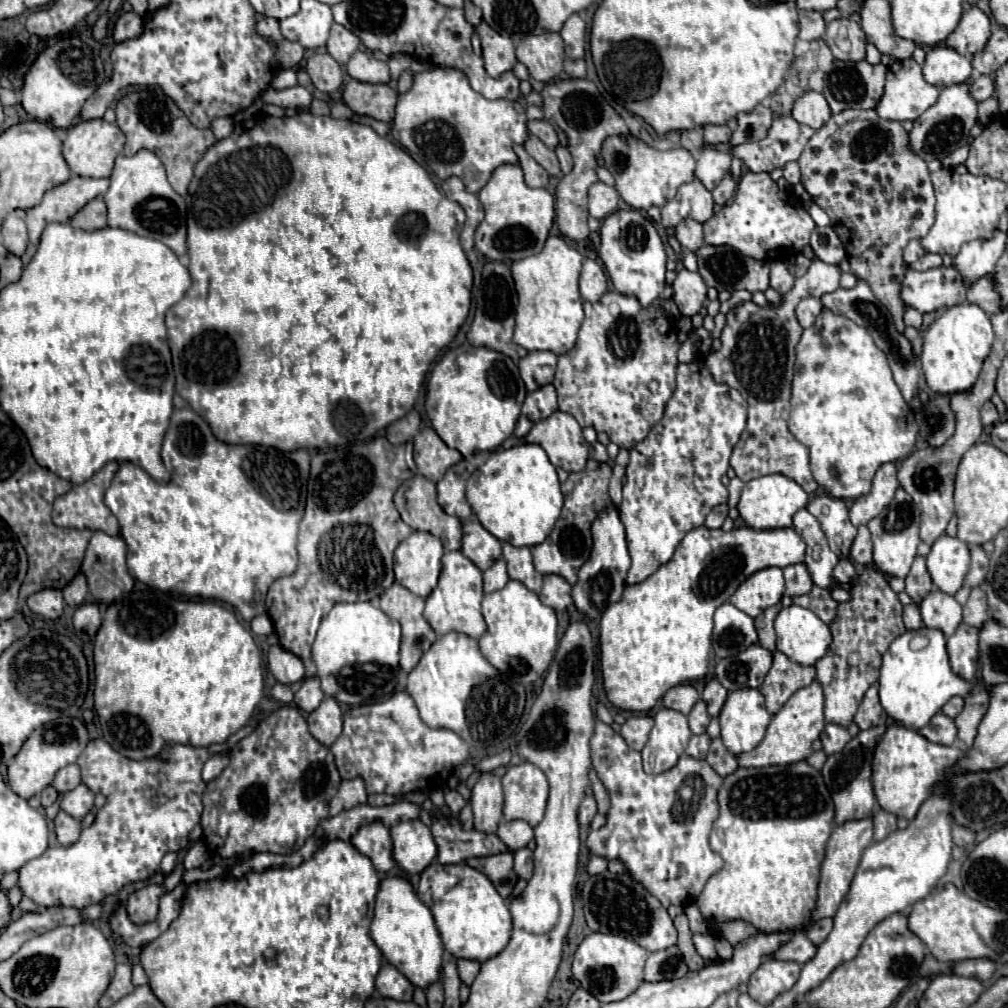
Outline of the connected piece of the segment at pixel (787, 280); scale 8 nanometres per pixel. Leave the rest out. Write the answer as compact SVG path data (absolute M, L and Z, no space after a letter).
M773 261L771 263L771 287L779 293L789 293L793 287L793 277L789 275L787 267L783 261Z

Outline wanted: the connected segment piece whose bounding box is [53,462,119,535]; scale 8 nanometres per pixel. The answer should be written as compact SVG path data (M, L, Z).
M109 462L89 481L81 485L73 485L69 493L61 495L53 503L53 523L57 527L75 527L75 529L93 529L93 531L105 531L107 535L119 535L119 523L117 517L107 509L103 503L103 493L111 484L111 481L118 470L117 462Z

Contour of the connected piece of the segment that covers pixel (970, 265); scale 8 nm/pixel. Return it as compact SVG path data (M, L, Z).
M995 229L989 239L975 239L961 247L955 257L955 267L961 271L965 283L973 283L995 269L997 259L1005 249L1005 233Z

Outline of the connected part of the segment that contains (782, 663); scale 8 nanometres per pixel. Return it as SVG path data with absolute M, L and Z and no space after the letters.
M773 653L773 665L759 687L759 691L765 697L765 707L771 715L775 715L785 701L801 687L809 685L815 679L813 667L803 667L797 663L791 663L783 653Z

